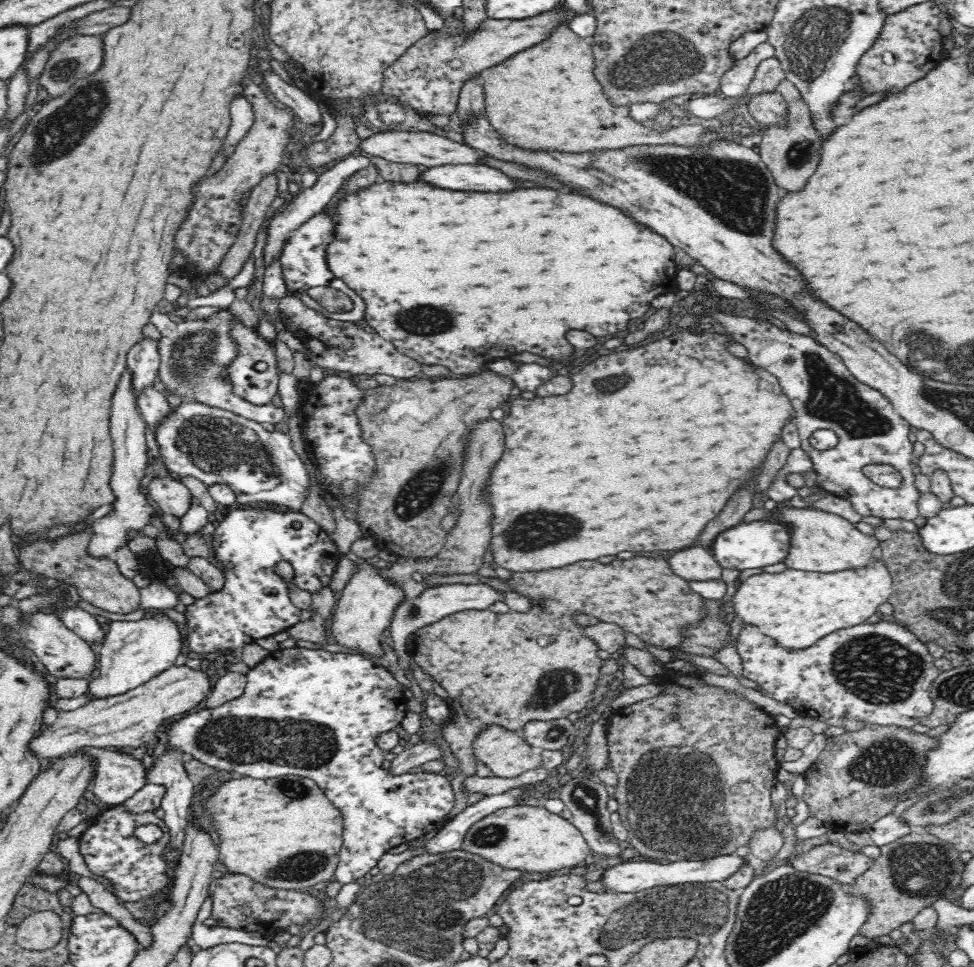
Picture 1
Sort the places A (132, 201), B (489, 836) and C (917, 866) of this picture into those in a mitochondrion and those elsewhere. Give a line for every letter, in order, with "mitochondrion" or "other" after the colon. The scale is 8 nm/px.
A: other
B: mitochondrion
C: mitochondrion

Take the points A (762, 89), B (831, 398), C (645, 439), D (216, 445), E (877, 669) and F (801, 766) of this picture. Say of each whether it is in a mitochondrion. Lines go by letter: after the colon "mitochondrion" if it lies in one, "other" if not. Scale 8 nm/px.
A: other
B: mitochondrion
C: other
D: mitochondrion
E: mitochondrion
F: other

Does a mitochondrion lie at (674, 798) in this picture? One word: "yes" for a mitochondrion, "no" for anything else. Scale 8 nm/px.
yes

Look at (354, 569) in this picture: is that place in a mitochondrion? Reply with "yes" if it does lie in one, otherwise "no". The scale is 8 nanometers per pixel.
no

